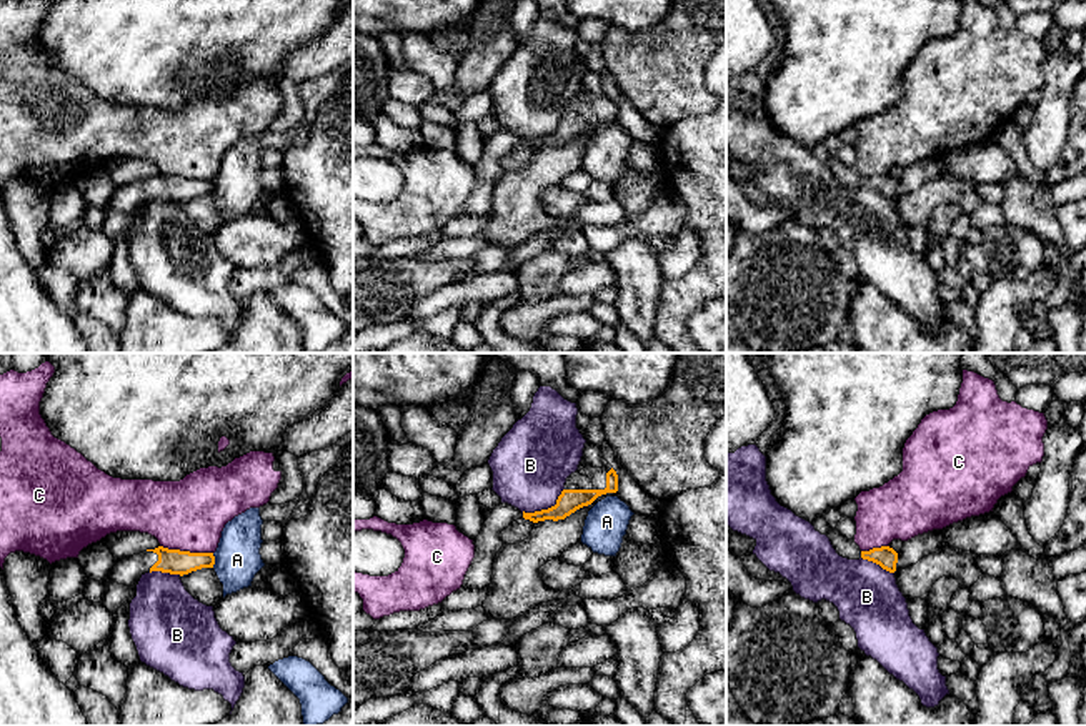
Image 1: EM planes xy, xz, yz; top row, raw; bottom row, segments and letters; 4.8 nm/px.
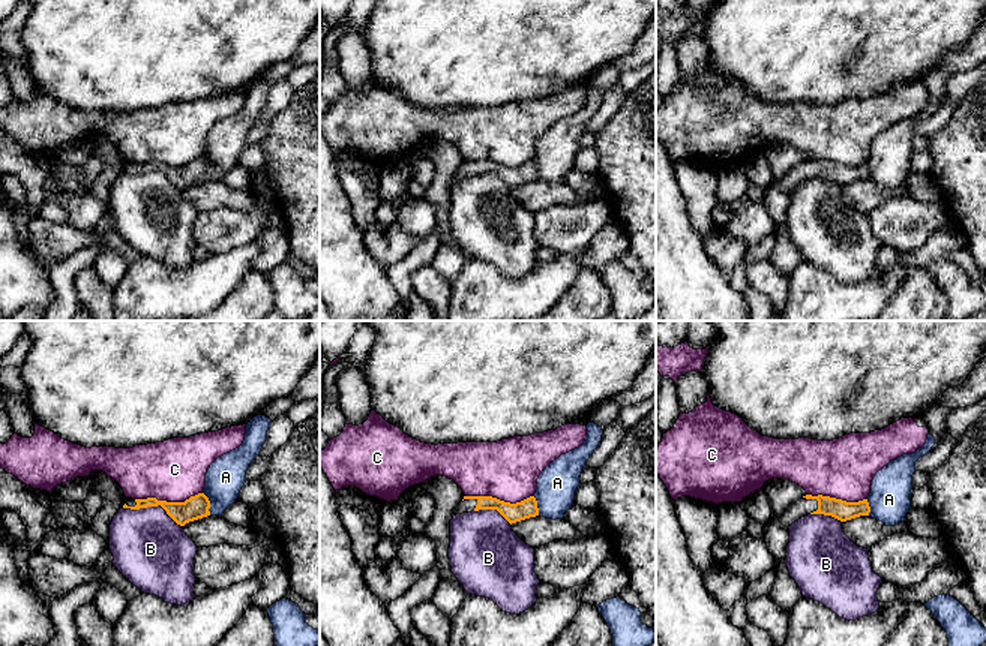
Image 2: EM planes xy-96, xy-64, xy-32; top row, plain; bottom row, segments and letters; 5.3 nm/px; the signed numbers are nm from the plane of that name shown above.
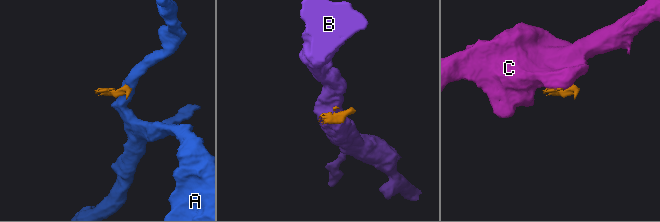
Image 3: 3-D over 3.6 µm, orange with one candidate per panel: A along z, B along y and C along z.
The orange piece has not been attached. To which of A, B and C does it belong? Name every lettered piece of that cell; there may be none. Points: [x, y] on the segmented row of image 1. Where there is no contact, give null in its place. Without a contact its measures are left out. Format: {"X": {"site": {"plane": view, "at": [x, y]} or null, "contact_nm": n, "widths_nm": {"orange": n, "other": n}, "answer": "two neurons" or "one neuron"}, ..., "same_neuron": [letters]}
{"A": {"site": {"plane": "xy", "at": [214, 560]}, "contact_nm": 70, "widths_nm": {"orange": 120, "other": 220}, "answer": "two neurons"}, "B": {"site": {"plane": "xz", "at": [545, 510]}, "contact_nm": 240, "widths_nm": {"orange": 110, "other": 380}, "answer": "two neurons"}, "C": {"site": {"plane": "xy", "at": [187, 551]}, "contact_nm": 260, "widths_nm": {"orange": 120, "other": 340}, "answer": "two neurons"}, "same_neuron": []}

